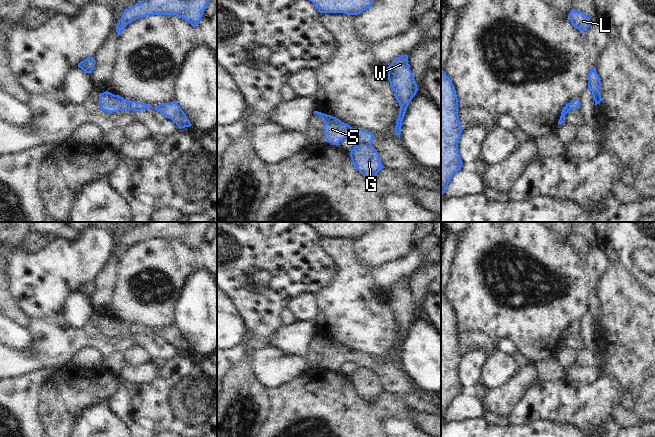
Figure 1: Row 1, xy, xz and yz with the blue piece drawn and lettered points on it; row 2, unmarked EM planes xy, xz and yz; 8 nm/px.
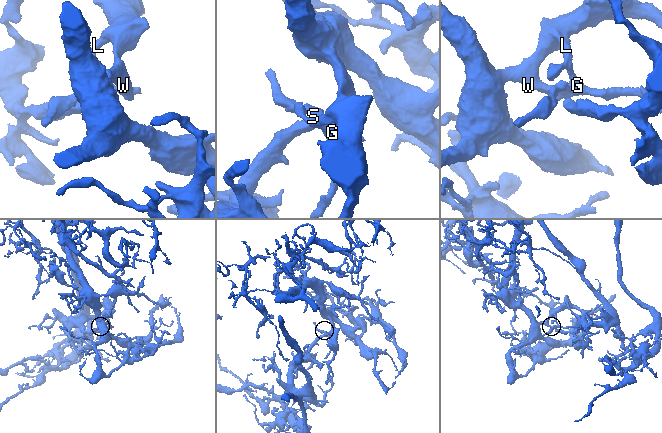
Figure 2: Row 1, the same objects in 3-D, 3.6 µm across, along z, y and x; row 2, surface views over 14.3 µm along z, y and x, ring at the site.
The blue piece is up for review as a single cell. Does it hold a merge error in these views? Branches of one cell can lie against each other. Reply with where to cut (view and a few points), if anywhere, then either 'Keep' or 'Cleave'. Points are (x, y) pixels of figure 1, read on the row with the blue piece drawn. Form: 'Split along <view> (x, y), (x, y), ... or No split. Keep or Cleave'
No split. Keep.

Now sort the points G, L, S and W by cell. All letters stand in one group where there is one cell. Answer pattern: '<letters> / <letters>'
G L S W

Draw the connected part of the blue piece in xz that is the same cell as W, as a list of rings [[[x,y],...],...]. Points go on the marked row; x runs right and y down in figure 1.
[[[402,55],[394,59],[394,61],[387,67],[388,80],[394,91],[394,96],[397,99],[400,111],[398,115],[395,132],[400,138],[402,121],[404,119],[407,107],[416,95],[417,84],[414,75],[410,70],[408,64],[408,56]]]

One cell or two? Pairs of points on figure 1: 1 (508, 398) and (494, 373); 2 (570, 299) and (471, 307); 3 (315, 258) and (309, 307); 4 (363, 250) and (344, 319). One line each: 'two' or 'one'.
1: two
2: one
3: two
4: two

